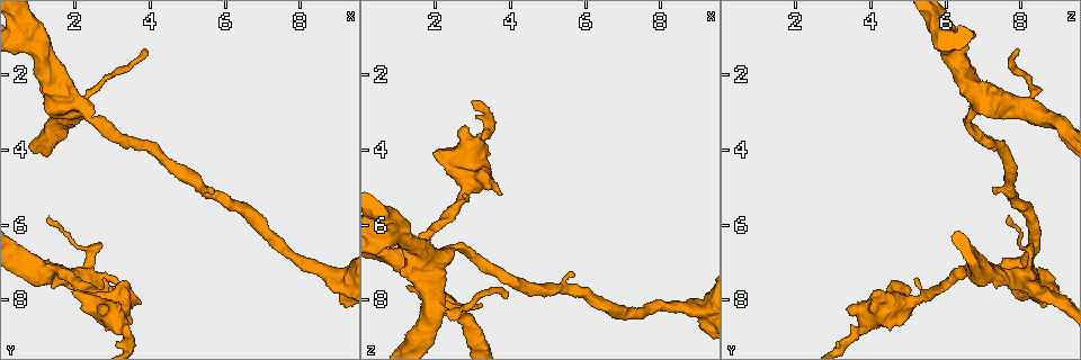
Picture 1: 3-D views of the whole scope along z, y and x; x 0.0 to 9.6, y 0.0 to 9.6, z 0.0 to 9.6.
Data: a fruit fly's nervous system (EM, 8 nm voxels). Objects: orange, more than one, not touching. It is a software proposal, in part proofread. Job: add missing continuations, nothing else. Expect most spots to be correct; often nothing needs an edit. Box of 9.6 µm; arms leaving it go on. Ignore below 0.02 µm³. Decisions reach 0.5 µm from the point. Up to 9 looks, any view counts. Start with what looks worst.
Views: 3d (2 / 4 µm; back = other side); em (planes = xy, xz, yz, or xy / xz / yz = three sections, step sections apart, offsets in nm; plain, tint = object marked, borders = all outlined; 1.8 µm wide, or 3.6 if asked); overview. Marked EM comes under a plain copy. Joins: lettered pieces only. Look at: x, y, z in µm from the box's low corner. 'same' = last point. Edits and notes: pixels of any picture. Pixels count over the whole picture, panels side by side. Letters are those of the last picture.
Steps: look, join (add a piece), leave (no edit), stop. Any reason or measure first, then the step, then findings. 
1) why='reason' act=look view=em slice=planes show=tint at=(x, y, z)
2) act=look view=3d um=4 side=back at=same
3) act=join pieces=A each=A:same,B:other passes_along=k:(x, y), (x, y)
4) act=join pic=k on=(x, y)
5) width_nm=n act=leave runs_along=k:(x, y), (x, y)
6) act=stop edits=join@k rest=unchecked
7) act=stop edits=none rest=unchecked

why='small branch off a trunk' act=look view=3d um=4 side=back at=(2.20, 2.70, 8.25)

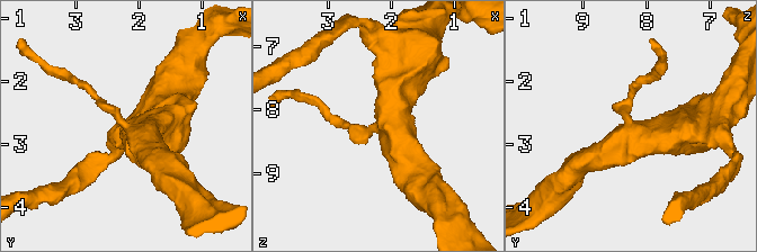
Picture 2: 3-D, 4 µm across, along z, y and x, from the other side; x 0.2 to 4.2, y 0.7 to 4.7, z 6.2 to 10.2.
arms=3 act=look view=em um=3.6 slice=planes show=borders at=(2.20, 2.75, 8.30)

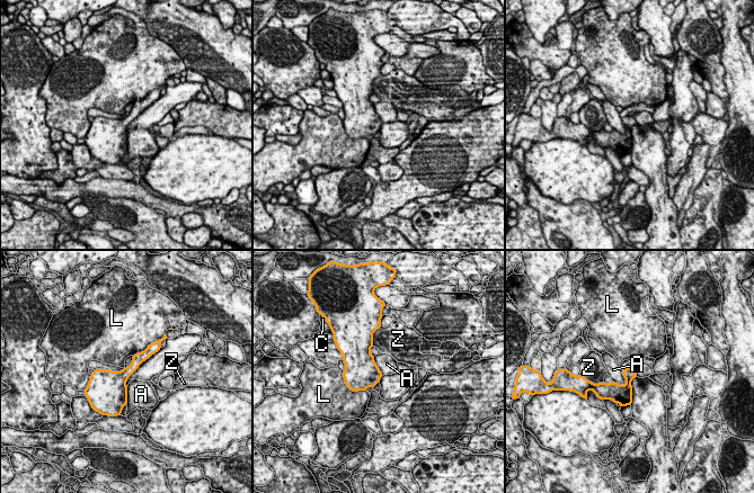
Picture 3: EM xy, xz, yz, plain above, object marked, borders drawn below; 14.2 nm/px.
act=leave each=A:other,C:other,L:other,Z:other border=3:(622, 370), (624, 384), (621, 386) found='no lettered piece goes on from it'

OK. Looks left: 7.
why='calibre changes' act=look view=em um=3.6 slice=planes show=tint at=(9.15, 7.40, 8.30)

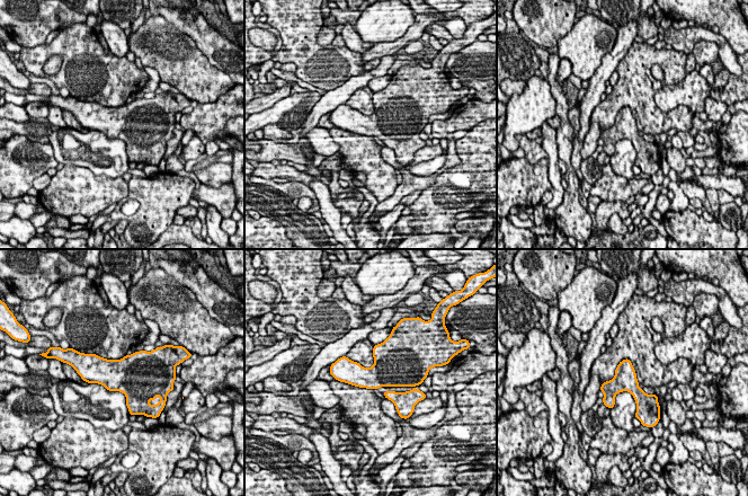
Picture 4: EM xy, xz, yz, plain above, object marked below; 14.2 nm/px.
act=look view=em um=3.6 slice=planes show=borders at=same

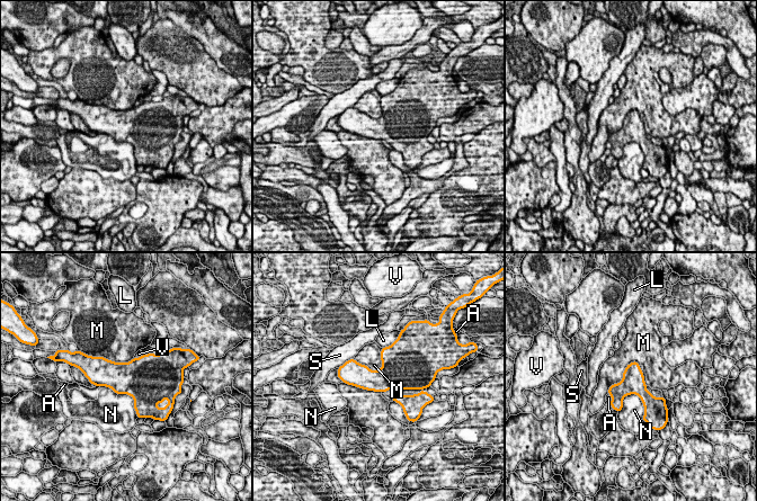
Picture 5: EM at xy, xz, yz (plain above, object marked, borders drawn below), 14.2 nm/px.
act=leave each=A:other,L:other,M:other,N:other,S:other,V:other border=5:(382, 348), (377, 369), (354, 358) found='no lettered piece goes on from it'

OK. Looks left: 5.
why='free end' act=look view=3d um=4 side=back at=(3.95, 1.35, 7.90)

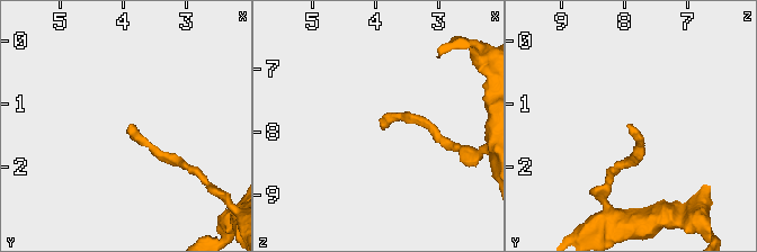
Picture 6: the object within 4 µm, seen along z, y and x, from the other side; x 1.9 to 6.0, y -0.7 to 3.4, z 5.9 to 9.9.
why='need the tissue' act=look view=em slice=planes show=borders at=(3.90, 1.35, 7.95)

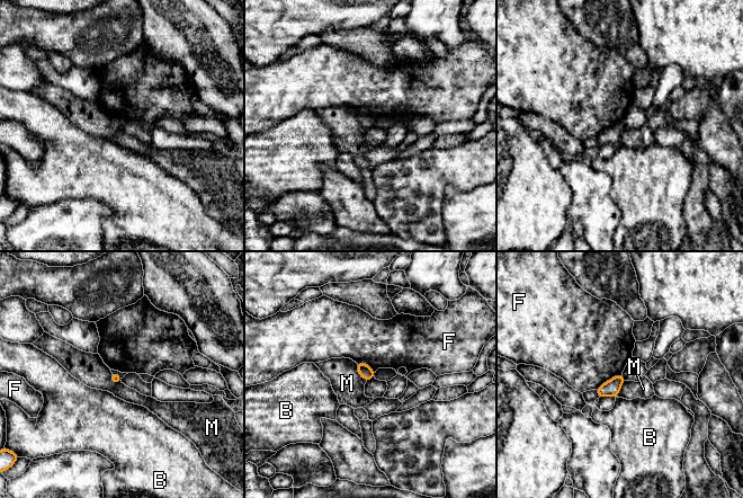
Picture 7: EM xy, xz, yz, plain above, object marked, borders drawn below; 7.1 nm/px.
act=leave each=B:other,F:other,M:other border=7:(355, 363), (357, 372), (366, 381) found='no lettered piece goes on from it'

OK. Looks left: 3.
why='an open end' act=look view=3d um=4 at=(2.30, 7.75, 4.50)

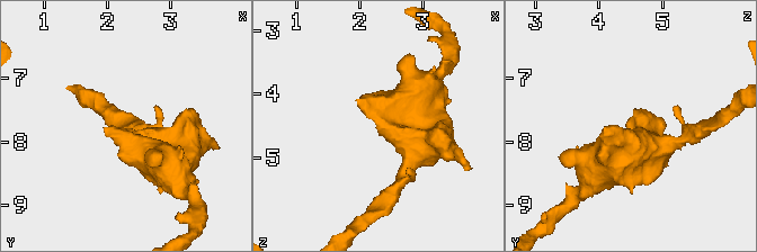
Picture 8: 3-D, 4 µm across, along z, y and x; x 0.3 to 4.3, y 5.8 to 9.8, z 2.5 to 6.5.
act=look view=em slice=planes show=borders at=(2.30, 7.80, 4.45)

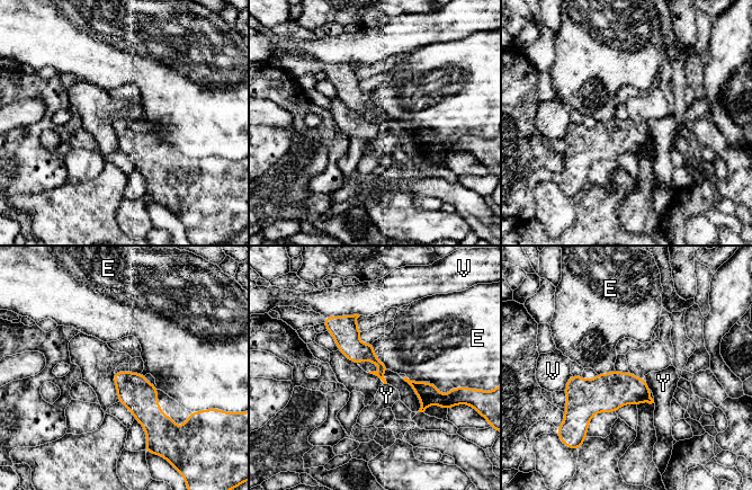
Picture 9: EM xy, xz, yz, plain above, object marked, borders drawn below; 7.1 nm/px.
act=leave each=E:other,V:other,Y:other found='none of them fits'

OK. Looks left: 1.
act=stop edits=none rest=unchecked

